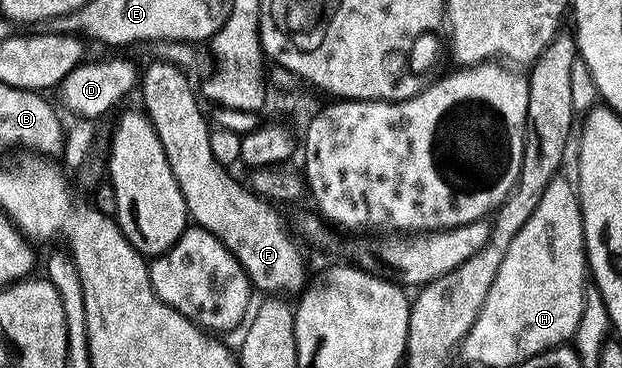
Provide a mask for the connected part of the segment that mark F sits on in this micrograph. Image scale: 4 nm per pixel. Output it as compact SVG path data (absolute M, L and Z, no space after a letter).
M155 59L150 63L152 65L147 70L144 68L141 73L141 89L143 85L141 109L153 123L157 137L161 139L161 147L165 147L165 159L169 159L169 167L173 167L173 179L177 179L181 195L185 195L188 218L198 228L213 234L226 249L231 251L258 292L260 289L263 295L302 294L309 281L307 269L303 266L303 249L291 238L282 215L275 210L278 208L271 201L252 192L246 184L243 186L241 182L234 181L227 174L230 173L228 166L213 159L213 151L209 148L212 126L209 124L208 114L206 117L202 107L199 106L200 98L197 96L196 86L195 89L191 86L192 78L168 61Z

